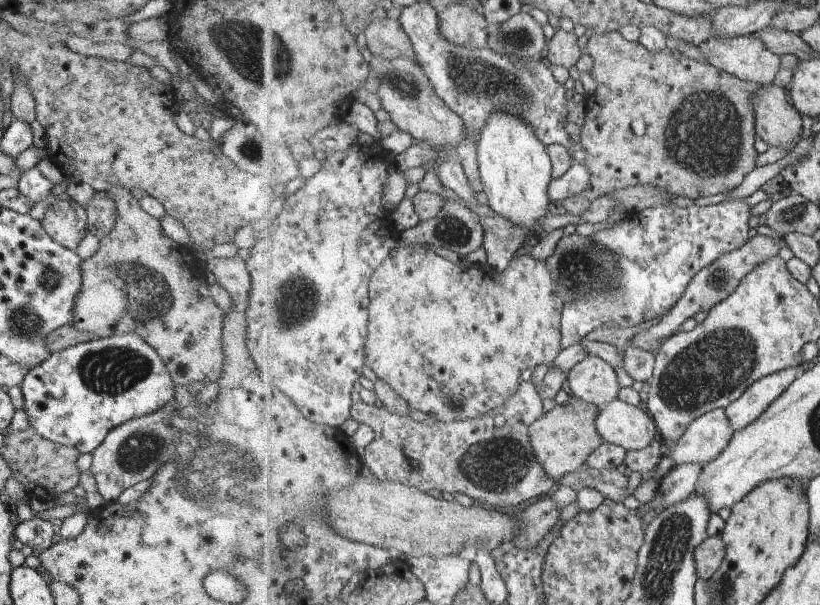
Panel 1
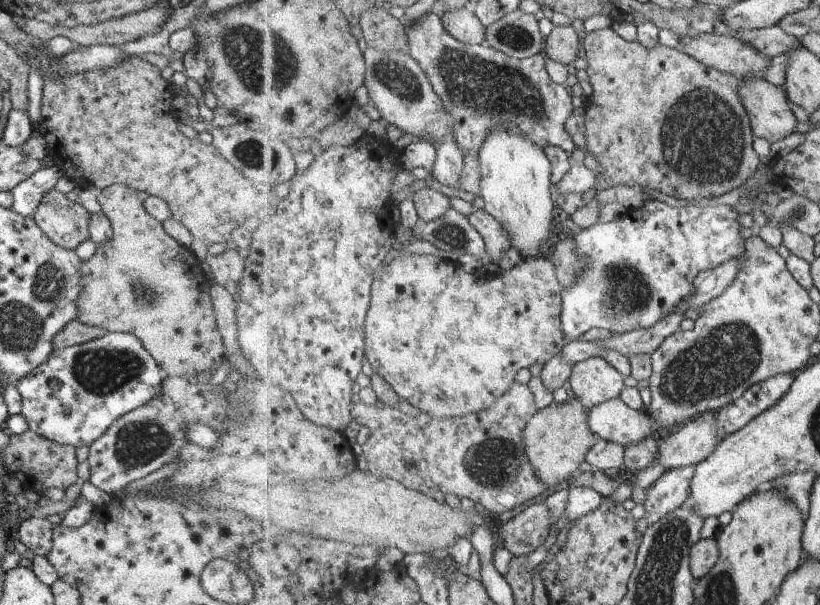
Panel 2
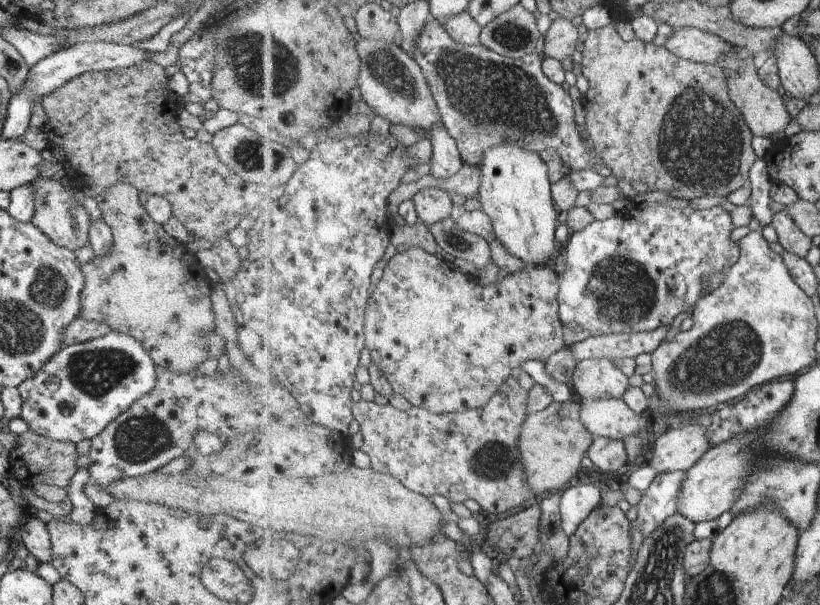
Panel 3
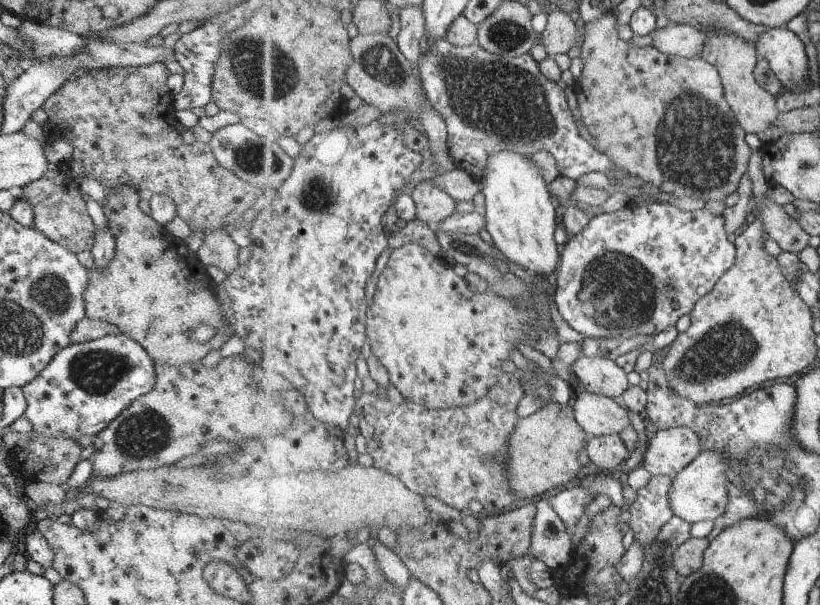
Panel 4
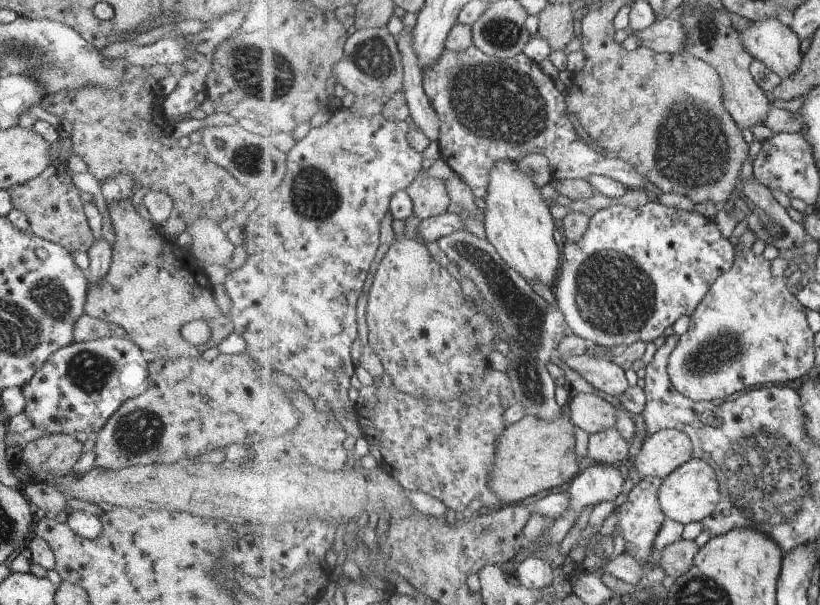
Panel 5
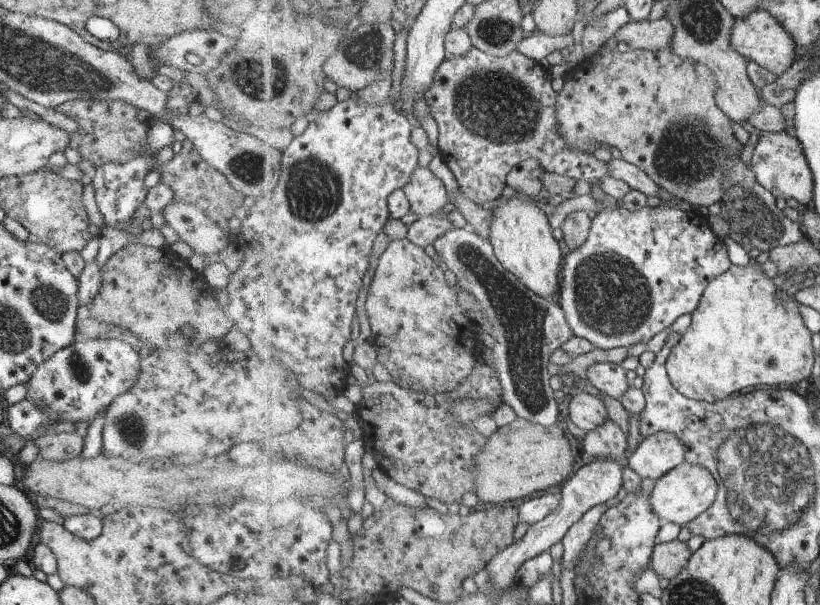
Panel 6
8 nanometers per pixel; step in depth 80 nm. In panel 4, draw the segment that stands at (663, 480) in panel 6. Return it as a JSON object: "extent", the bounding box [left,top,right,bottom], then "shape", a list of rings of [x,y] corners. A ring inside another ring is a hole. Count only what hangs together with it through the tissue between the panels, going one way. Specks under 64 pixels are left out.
{"extent":[670,452,733,525],"shape":[[[702,452],[698,457],[673,476],[670,504],[675,516],[693,525],[702,521],[715,522],[726,514],[730,505],[729,476],[733,471],[733,462],[721,452]]]}

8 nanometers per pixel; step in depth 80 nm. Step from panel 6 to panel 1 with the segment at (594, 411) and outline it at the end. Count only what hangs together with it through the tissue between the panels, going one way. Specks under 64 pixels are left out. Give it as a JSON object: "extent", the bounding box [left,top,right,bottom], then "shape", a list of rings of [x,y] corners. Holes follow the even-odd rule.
{"extent":[595,398,658,451],"shape":[[[619,398],[599,410],[595,424],[604,441],[627,451],[643,450],[657,438],[658,426],[654,418],[643,408],[627,404]]]}

